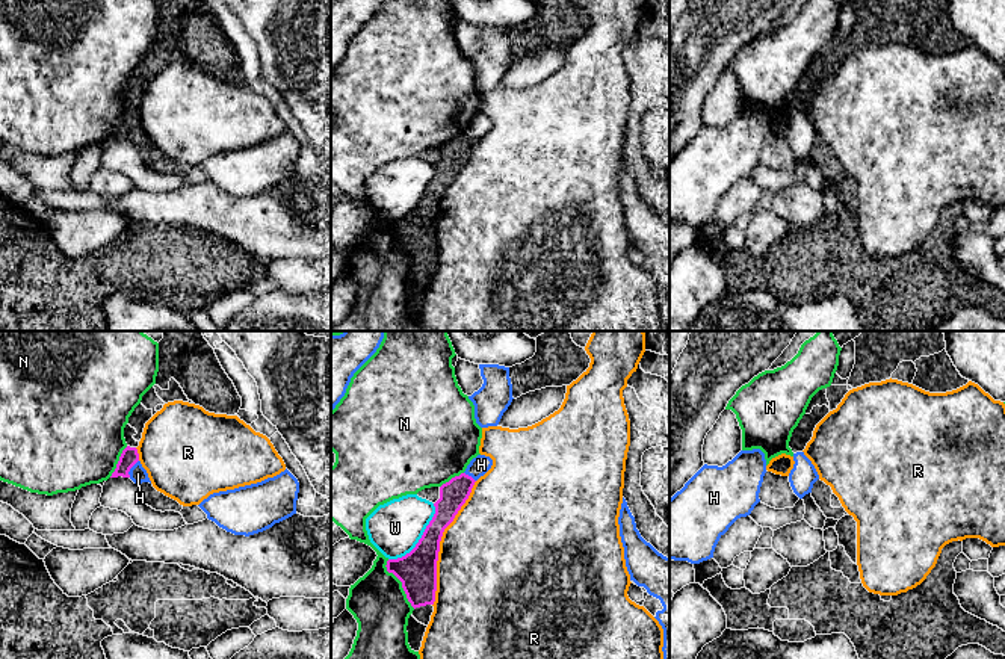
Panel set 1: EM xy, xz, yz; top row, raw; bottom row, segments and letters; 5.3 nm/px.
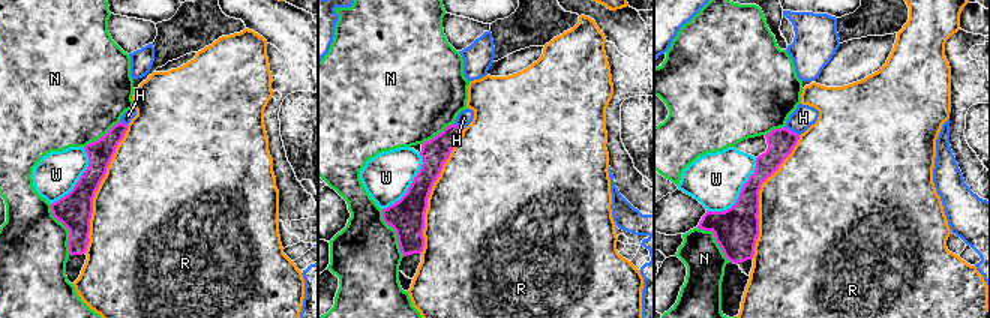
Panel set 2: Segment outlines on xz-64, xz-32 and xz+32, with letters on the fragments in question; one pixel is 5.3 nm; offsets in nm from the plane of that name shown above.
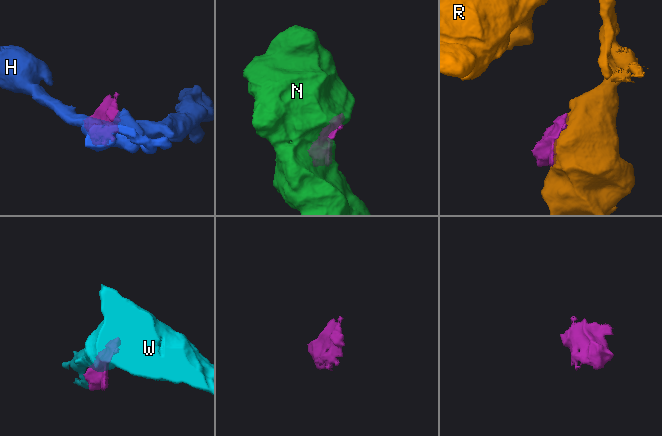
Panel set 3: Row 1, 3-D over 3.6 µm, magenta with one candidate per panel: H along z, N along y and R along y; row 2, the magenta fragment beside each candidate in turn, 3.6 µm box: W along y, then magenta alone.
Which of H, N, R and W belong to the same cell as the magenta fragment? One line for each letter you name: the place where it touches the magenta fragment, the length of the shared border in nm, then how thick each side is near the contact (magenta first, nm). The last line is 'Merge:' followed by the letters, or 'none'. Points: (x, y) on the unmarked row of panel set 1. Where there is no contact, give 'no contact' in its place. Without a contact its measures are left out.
H: contact xy (130, 129); length 110 nm; calibres 90 and 90 nm
Merge: H

